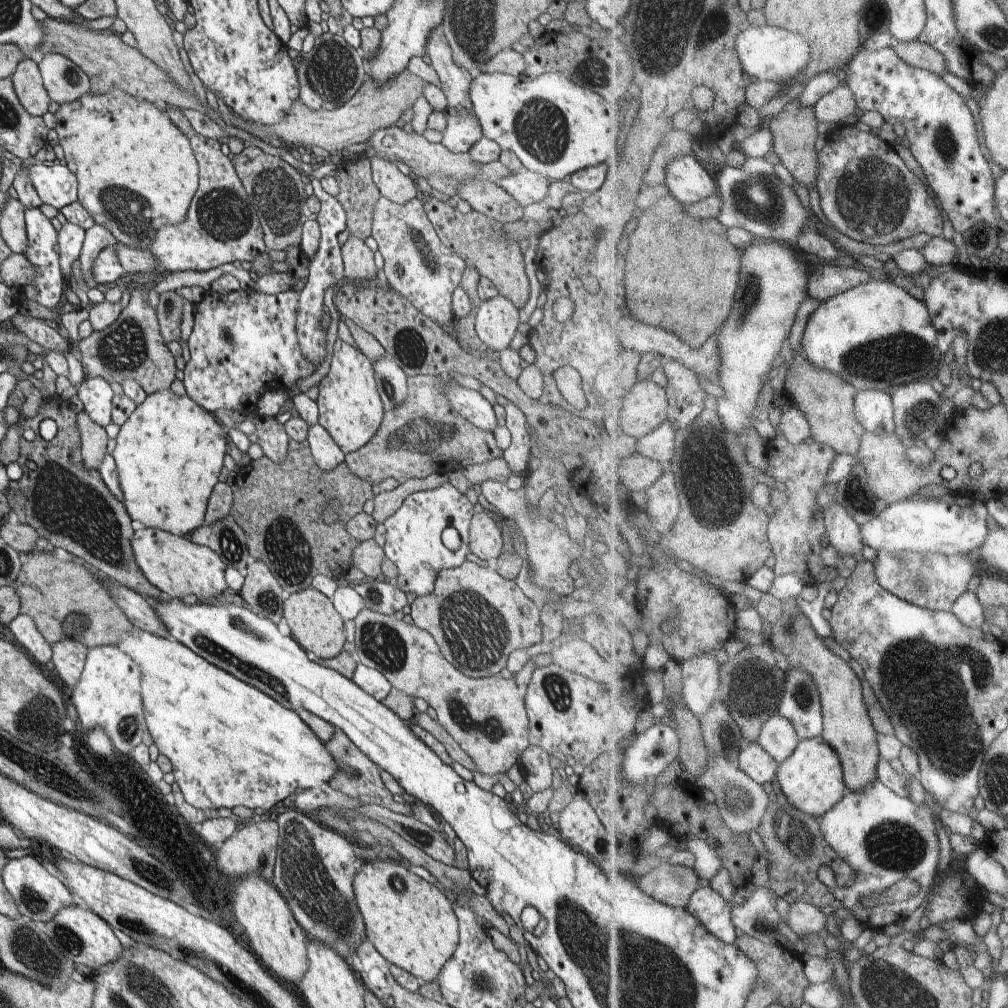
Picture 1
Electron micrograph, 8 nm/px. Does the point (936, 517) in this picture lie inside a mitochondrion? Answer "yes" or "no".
no

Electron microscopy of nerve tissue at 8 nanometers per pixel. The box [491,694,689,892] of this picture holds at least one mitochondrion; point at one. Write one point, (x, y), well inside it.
(659, 751)

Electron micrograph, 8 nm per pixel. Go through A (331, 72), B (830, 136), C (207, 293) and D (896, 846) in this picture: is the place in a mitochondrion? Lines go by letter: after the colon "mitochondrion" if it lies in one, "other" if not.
A: mitochondrion
B: other
C: other
D: mitochondrion

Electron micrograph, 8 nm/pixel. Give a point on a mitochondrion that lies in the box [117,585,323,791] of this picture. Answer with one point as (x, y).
(211, 648)

